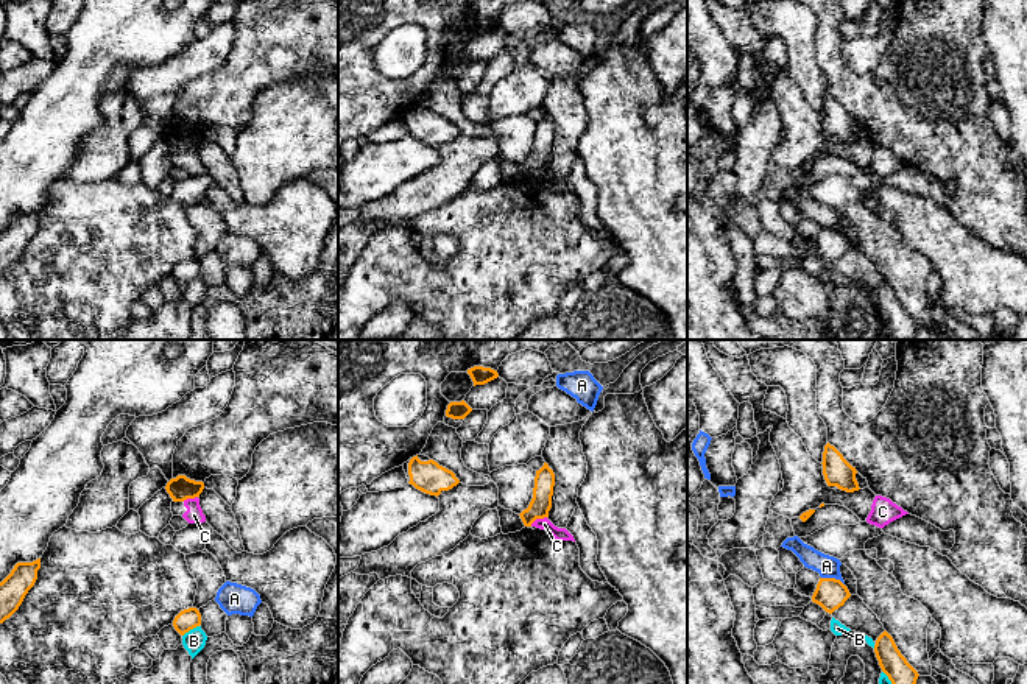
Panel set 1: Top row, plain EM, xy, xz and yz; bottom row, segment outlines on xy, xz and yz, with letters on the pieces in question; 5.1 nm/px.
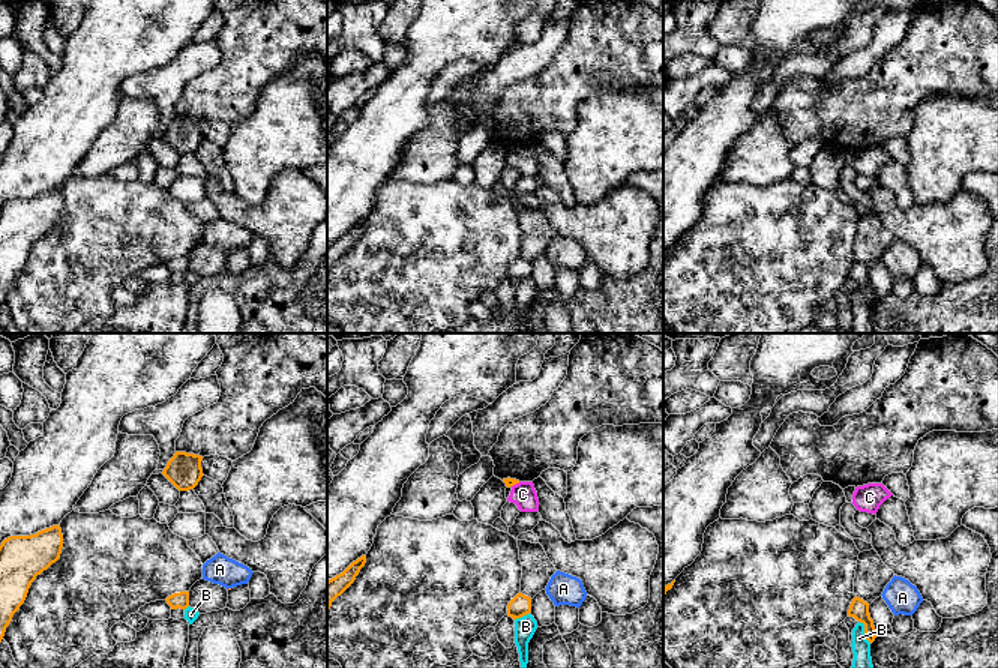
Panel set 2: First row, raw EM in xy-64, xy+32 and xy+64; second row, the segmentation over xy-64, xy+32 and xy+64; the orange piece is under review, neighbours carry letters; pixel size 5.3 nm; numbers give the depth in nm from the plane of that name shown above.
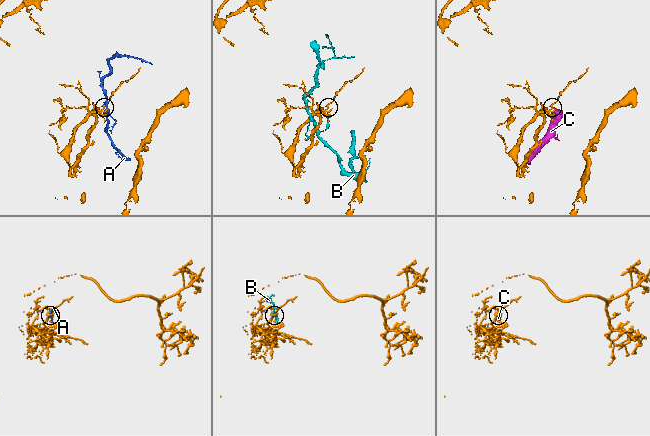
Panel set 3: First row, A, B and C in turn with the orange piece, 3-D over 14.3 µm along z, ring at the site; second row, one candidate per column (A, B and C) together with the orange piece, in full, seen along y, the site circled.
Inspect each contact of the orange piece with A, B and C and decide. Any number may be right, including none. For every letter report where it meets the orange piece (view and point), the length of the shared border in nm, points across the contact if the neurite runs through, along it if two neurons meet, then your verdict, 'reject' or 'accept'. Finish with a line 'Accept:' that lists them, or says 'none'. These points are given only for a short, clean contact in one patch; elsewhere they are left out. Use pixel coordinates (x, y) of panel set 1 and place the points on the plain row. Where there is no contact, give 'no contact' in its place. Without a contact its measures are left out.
A: meets orange in yz at (832, 229); contact 130 nm long; border along yz (822, 228), (834, 228), (843, 236); reject
B: meets orange in xy at (190, 279); contact 110 nm long; border along xy (198, 276), (183, 287); reject
C: meets orange in xz at (538, 169); contact 100 nm long; border along xz (546, 167), (538, 169), (530, 176); reject
Accept: none

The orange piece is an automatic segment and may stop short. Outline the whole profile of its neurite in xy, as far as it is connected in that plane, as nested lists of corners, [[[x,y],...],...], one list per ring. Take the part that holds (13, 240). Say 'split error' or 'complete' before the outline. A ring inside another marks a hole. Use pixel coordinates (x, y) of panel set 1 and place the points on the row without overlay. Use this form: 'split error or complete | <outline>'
complete | [[[41,209],[33,213],[17,213],[0,234],[0,274],[19,260],[28,242],[34,237],[39,220]]]

